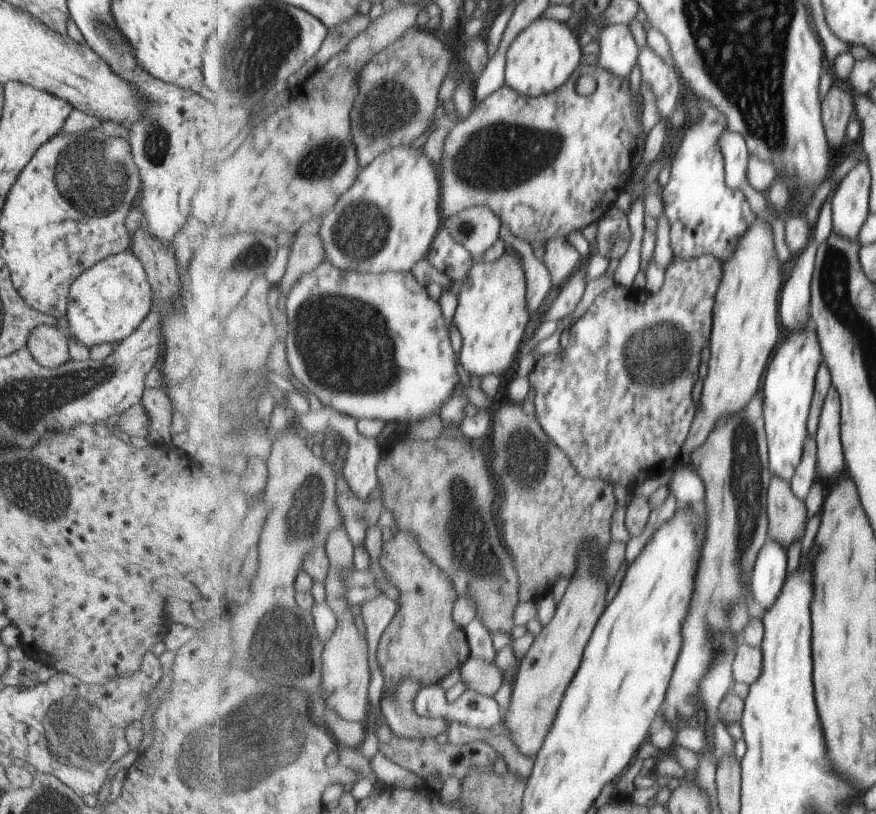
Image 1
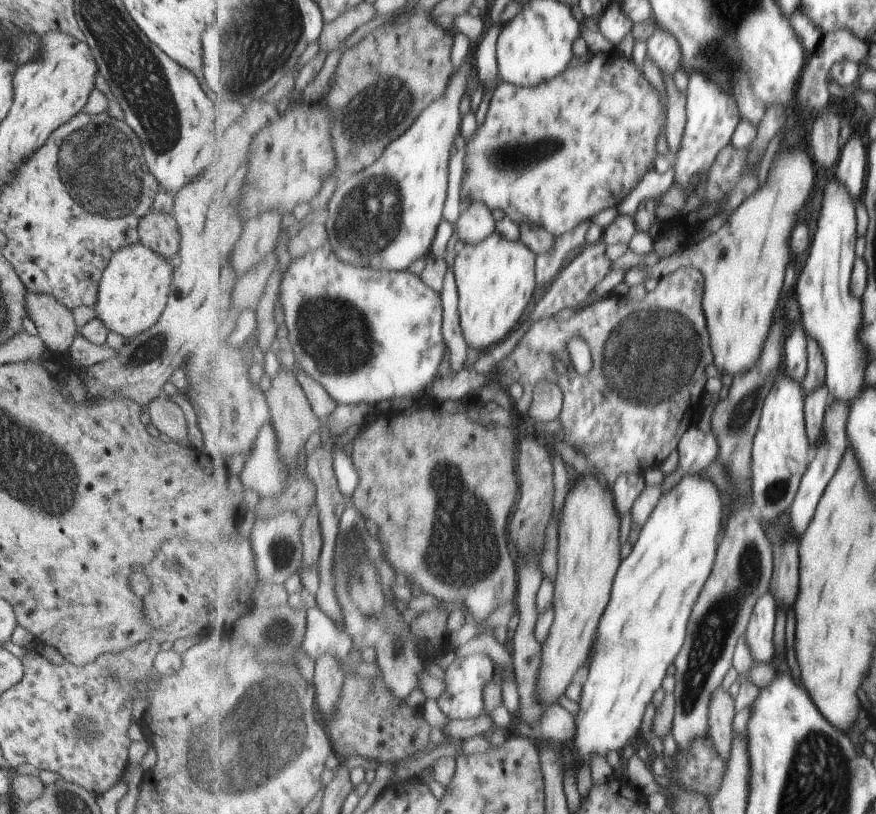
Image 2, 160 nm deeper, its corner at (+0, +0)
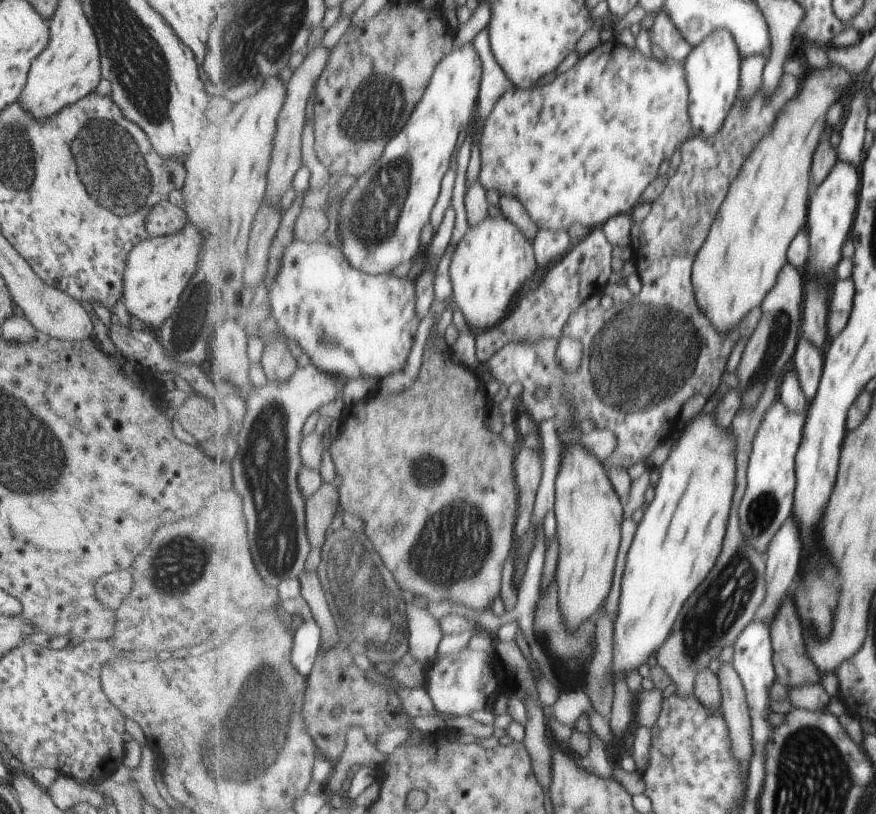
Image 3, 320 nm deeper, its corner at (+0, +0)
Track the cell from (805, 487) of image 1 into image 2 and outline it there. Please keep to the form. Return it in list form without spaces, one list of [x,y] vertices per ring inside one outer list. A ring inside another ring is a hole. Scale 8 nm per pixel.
[[[826,382],[825,385],[818,386],[814,391],[806,393],[805,396],[806,426],[813,452],[826,422],[825,415],[832,398]]]

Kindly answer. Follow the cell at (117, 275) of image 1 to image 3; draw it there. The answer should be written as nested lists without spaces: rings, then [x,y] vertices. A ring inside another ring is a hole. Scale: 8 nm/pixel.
[[[185,220],[185,226],[175,234],[147,236],[138,242],[126,256],[122,278],[121,299],[128,315],[141,320],[155,332],[176,308],[183,288],[197,268],[199,252],[201,234],[189,220]]]

